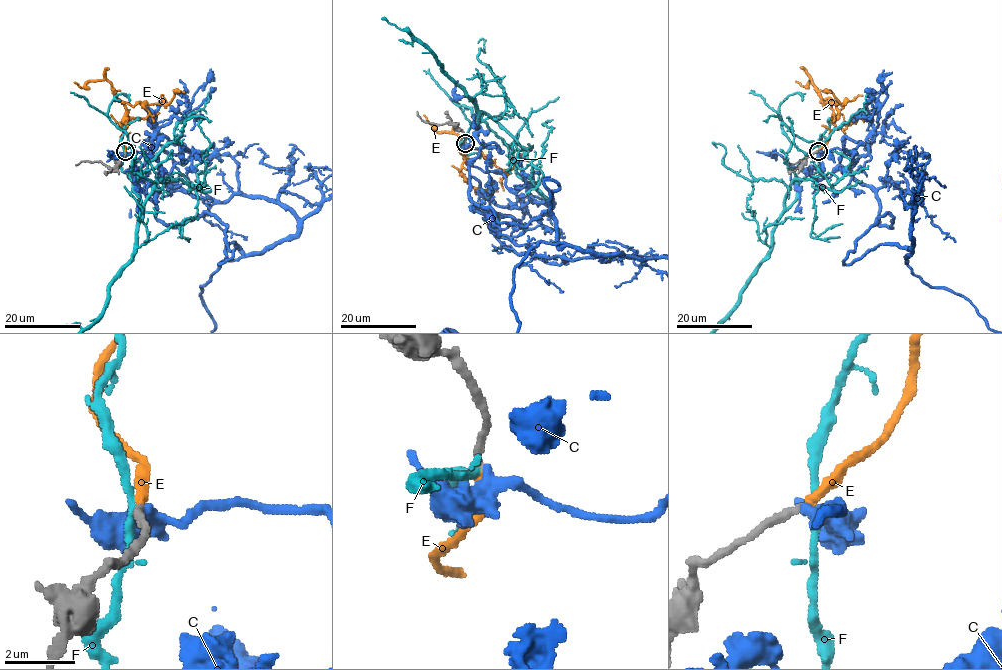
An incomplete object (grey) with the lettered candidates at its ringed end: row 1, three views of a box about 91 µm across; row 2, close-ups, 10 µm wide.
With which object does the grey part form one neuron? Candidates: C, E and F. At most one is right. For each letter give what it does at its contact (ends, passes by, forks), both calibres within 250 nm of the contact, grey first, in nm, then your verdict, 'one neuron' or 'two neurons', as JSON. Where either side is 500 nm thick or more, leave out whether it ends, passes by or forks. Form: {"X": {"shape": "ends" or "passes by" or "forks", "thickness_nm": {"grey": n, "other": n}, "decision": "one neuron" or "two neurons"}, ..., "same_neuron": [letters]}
{"C": {"shape": "passes by", "thickness_nm": {"grey": 240, "other": 300}, "decision": "two neurons"}, "E": {"shape": "ends", "thickness_nm": {"grey": 240, "other": 280}, "decision": "one neuron"}, "F": {"shape": "passes by", "thickness_nm": {"grey": 240, "other": 190}, "decision": "two neurons"}, "same_neuron": ["E"]}

